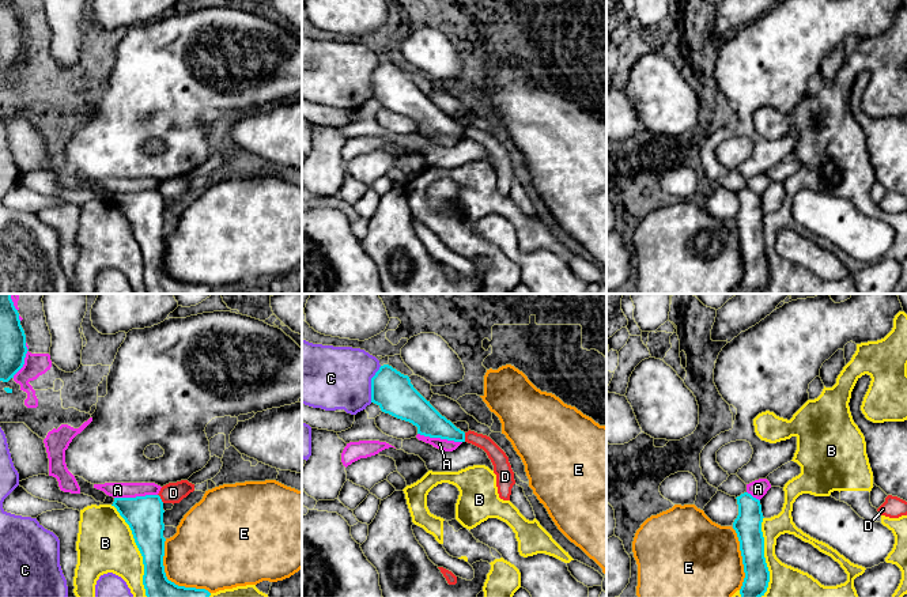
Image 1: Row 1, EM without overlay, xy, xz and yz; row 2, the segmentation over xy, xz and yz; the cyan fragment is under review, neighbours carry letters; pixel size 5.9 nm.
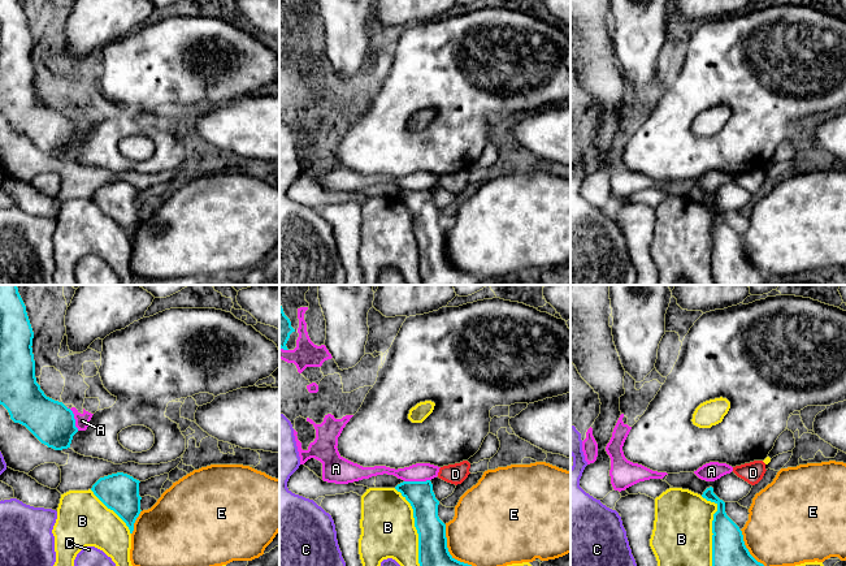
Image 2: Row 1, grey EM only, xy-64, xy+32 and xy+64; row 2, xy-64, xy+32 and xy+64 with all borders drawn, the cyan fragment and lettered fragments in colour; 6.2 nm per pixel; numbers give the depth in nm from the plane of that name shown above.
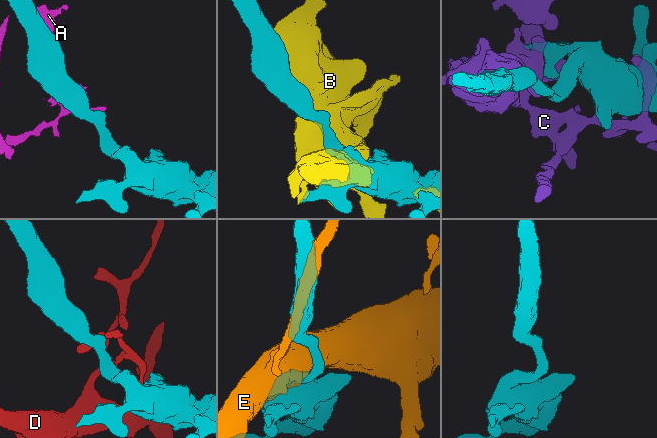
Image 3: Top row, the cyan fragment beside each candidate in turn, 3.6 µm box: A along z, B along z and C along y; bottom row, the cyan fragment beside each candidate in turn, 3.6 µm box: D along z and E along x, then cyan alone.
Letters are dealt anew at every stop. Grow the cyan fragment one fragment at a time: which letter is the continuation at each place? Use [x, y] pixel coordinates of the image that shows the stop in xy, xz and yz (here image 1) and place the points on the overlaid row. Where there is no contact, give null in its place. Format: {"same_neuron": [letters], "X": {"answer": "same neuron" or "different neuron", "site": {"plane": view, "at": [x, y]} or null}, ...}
{"same_neuron": [], "A": {"answer": "different neuron", "site": {"plane": "xz", "at": [439, 437]}}, "B": {"answer": "different neuron", "site": {"plane": "xy", "at": [139, 550]}}, "C": {"answer": "different neuron", "site": {"plane": "xz", "at": [371, 384]}}, "D": {"answer": "different neuron", "site": {"plane": "xz", "at": [464, 437]}}, "E": {"answer": "different neuron", "site": {"plane": "xy", "at": [167, 580]}}}

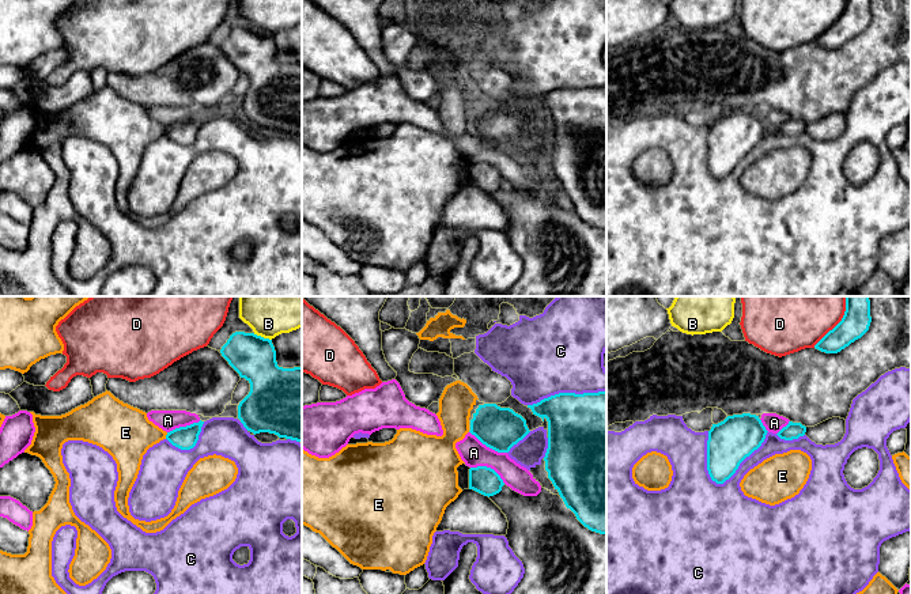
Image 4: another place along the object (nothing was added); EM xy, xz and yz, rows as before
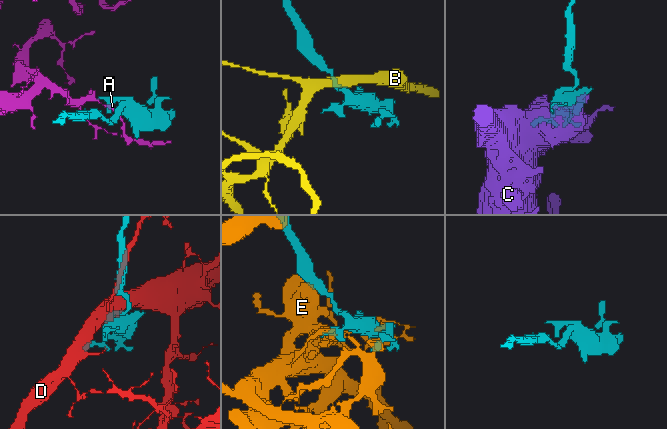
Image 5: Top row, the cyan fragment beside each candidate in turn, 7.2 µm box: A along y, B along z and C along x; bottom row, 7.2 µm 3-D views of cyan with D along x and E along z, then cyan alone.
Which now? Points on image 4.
{"same_neuron": [], "A": {"answer": "different neuron", "site": {"plane": "xz", "at": [488, 446]}}, "B": {"answer": "different neuron", "site": {"plane": "xy", "at": [263, 337]}}, "C": {"answer": "different neuron", "site": {"plane": "yz", "at": [740, 462]}}, "D": {"answer": "different neuron", "site": {"plane": "yz", "at": [839, 322]}}, "E": {"answer": "different neuron", "site": {"plane": "xy", "at": [166, 435]}}}

